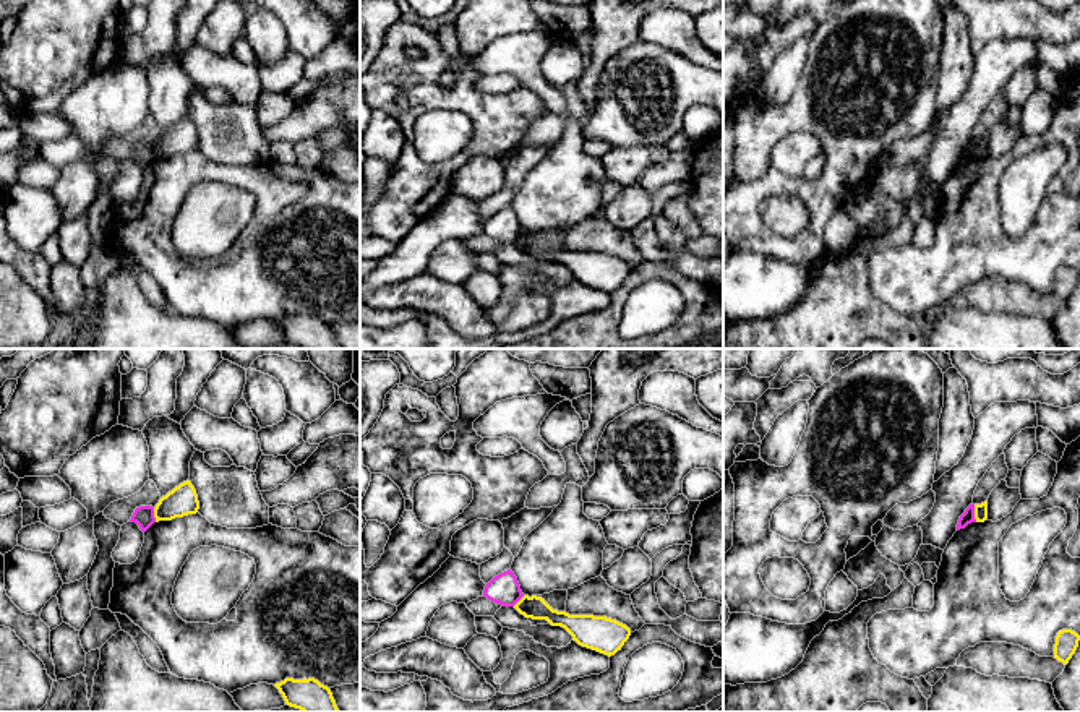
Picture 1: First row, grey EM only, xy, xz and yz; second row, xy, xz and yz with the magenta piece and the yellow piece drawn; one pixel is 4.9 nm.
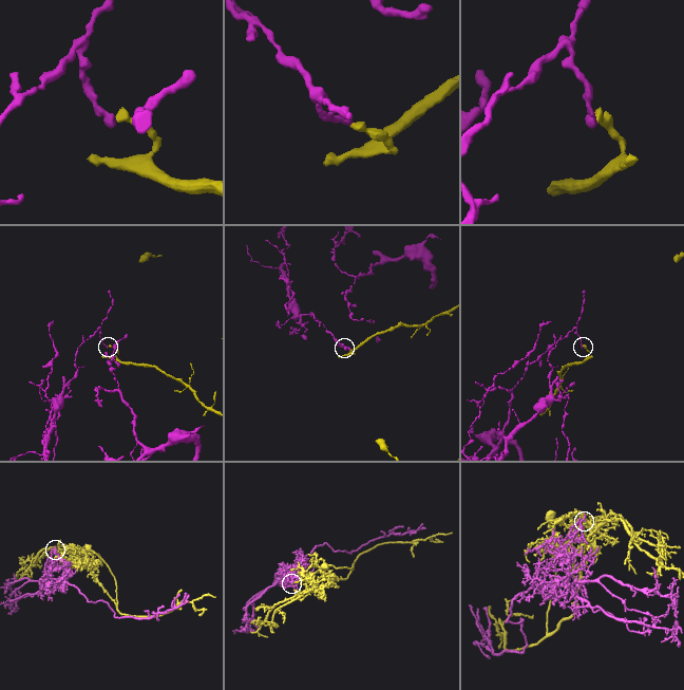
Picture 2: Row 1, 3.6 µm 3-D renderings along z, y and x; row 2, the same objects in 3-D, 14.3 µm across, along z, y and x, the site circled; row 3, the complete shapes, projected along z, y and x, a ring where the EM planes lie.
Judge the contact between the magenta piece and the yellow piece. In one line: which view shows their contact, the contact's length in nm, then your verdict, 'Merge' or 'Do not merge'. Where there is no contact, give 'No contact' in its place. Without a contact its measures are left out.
Touches magenta in yz. Shared border 90 nm. Do not merge

